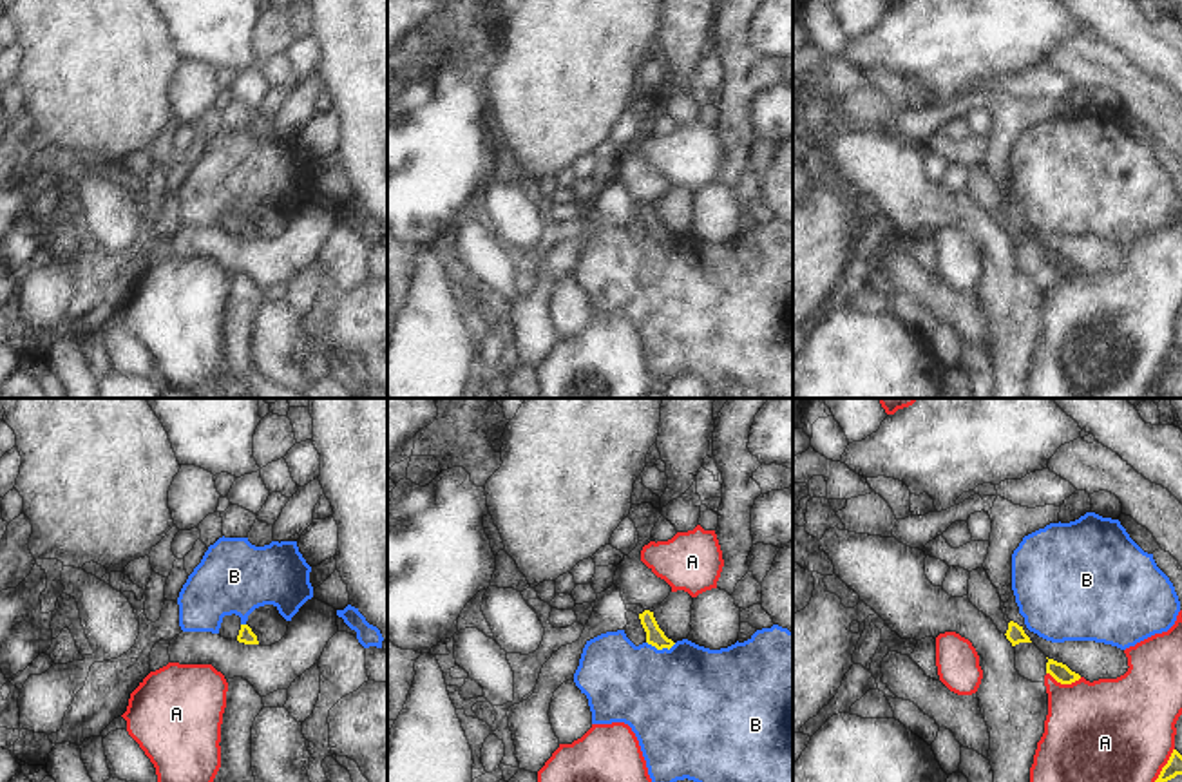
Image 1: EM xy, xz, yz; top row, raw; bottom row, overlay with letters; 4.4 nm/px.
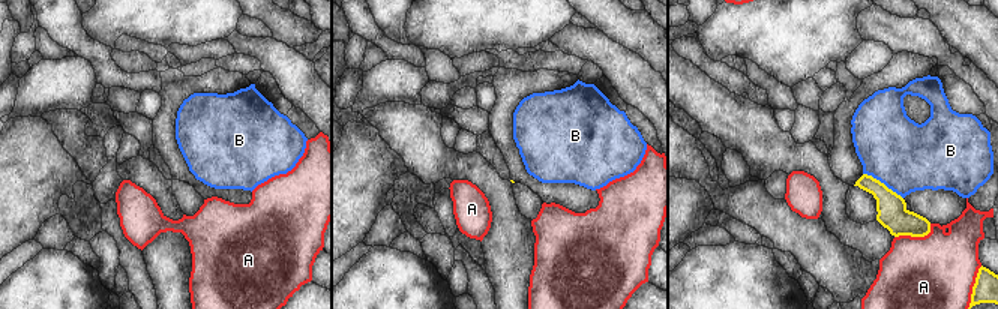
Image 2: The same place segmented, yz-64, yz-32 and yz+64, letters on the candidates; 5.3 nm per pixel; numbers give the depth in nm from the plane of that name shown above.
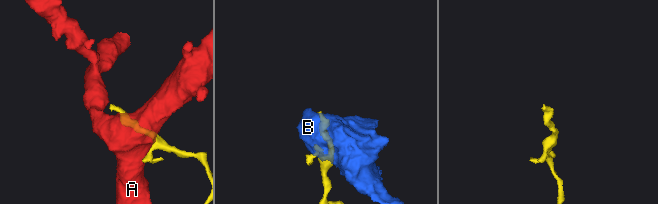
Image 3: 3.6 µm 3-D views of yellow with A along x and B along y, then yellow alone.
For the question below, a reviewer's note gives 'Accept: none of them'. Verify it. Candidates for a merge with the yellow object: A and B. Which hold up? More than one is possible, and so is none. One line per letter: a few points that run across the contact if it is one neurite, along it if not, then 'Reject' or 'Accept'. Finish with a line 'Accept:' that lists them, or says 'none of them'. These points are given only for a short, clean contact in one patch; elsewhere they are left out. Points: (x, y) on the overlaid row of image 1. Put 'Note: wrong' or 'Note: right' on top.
Note: right
A: Reject
B: Line: xz (647, 641), (657, 648), (670, 648), (676, 643). Reject
Accept: none of them.

